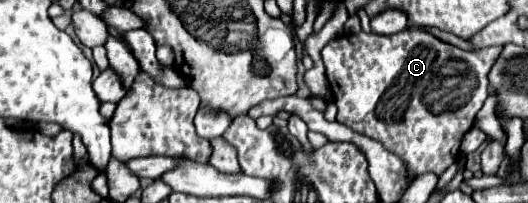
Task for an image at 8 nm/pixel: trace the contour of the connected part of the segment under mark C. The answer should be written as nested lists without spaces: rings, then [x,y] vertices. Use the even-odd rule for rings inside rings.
[[[404,29],[394,35],[344,33],[322,49],[328,85],[338,107],[338,121],[350,129],[380,141],[388,151],[402,157],[410,175],[442,175],[454,161],[464,133],[474,125],[474,117],[488,97],[488,71],[499,57],[502,45],[490,46],[474,53],[452,47],[428,31]]]

